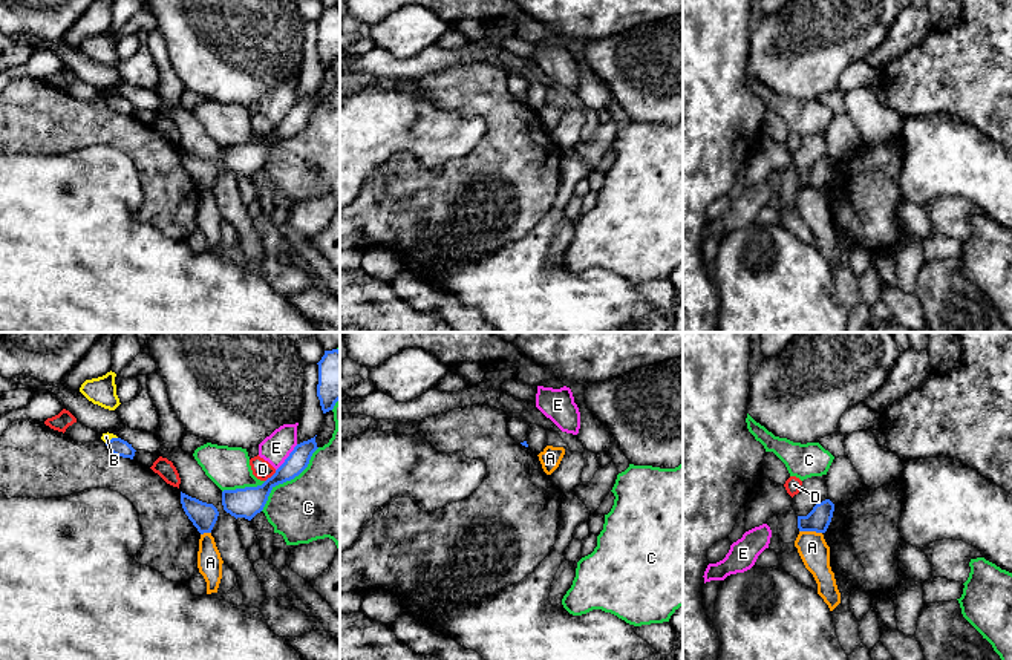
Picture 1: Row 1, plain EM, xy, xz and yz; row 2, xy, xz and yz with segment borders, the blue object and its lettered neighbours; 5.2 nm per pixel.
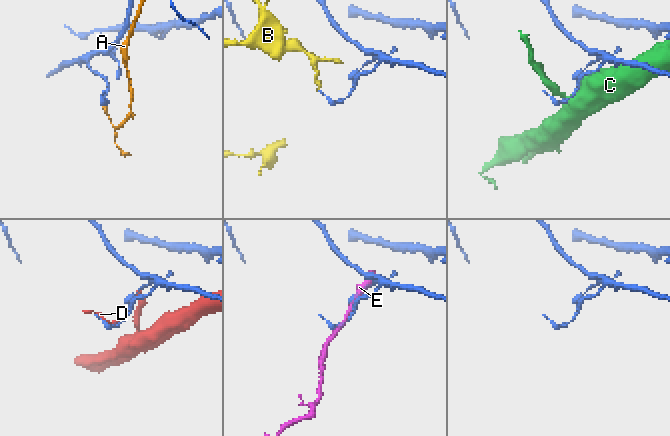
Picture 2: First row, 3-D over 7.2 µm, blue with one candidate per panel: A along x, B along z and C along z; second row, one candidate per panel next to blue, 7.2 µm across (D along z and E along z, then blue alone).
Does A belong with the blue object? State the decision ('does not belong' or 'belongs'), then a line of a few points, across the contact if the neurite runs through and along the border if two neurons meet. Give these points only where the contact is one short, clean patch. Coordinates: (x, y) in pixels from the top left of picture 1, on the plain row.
does not belong; line yz (799, 187), (821, 190)

